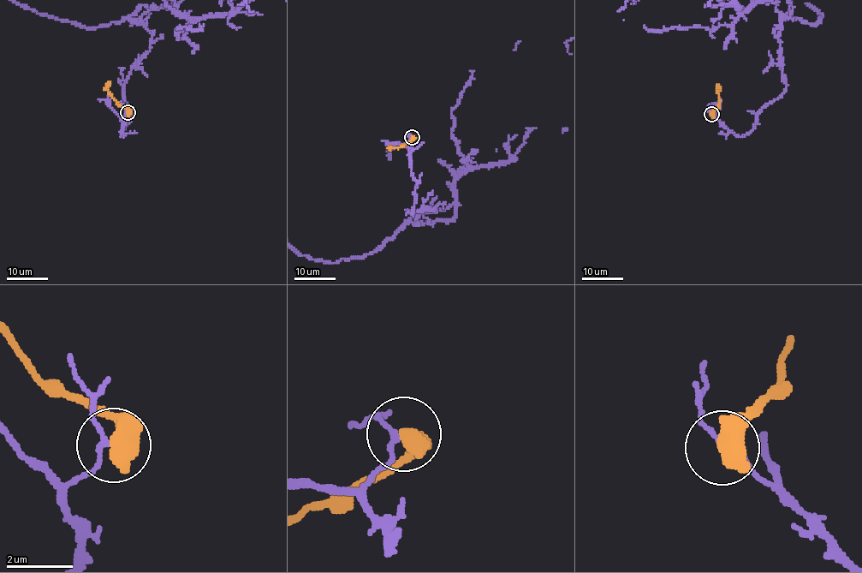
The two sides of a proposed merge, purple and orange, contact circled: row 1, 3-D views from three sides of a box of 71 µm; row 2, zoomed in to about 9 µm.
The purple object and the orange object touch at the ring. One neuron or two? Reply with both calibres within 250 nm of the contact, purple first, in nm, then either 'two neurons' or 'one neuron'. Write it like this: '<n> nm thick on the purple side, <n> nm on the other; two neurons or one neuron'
130 nm thick on the purple side, 700 nm on the other; two neurons

